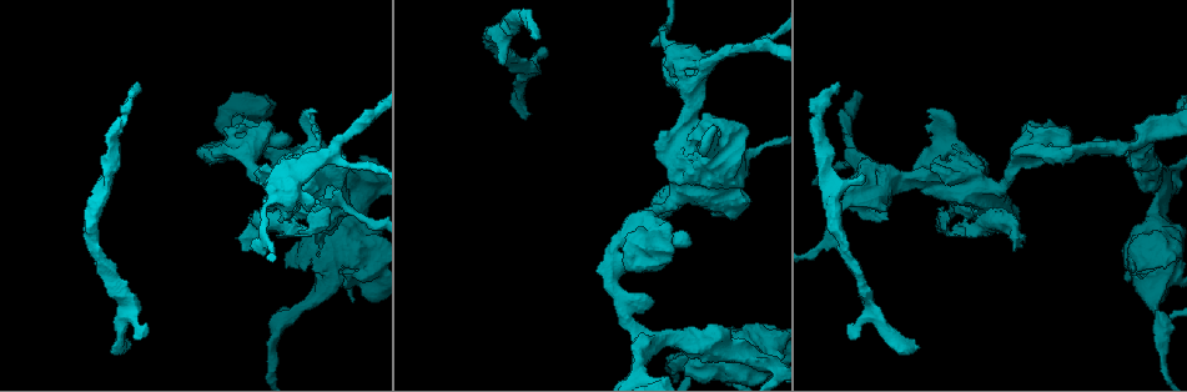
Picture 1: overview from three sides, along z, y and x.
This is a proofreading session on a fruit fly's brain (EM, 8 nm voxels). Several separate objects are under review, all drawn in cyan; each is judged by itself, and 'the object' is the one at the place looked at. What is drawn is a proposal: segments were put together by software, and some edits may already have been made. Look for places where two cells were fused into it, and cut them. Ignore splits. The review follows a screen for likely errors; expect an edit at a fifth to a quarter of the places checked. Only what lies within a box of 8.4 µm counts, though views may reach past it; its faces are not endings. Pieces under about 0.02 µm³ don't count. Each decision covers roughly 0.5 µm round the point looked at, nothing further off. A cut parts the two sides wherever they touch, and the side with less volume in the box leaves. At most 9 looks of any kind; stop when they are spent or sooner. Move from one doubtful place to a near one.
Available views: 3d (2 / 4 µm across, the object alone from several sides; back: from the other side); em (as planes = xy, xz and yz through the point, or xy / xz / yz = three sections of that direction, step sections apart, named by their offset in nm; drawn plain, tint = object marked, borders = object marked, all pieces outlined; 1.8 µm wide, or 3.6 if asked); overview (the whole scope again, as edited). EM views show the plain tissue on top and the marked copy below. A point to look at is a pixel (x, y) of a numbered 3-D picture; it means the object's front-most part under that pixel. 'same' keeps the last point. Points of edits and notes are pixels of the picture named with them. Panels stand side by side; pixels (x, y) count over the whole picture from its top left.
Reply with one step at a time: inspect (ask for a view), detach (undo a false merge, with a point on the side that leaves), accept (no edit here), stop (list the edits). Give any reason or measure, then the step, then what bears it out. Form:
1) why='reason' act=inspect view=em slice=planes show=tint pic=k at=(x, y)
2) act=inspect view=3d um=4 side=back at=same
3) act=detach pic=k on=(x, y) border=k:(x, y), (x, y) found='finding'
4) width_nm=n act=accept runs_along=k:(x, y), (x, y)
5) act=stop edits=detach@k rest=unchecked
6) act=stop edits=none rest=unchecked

why='sudden change in width' act=inspect view=em slice=yz step=16 show=tint pic=1 at=(741, 177)

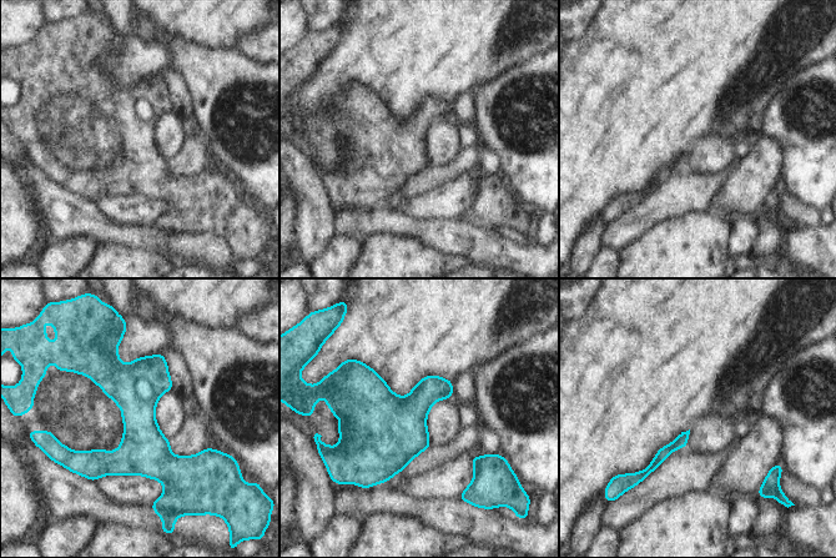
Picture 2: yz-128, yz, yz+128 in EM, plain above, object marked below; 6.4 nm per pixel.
act=accept runs_along=2:(111, 352), (169, 484) found='continuous, no second cell'

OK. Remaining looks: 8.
why='closes a loop' act=inspect view=3d um=2 pic=1 at=(321, 285)

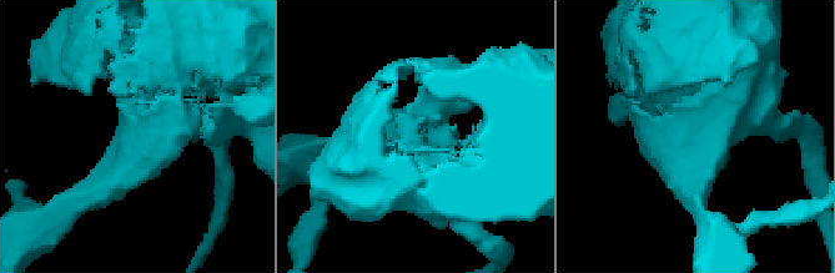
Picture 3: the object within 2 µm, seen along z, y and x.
why='shape alone is not enough' act=inspect view=em slice=planes show=tint pic=3 at=(695, 137)

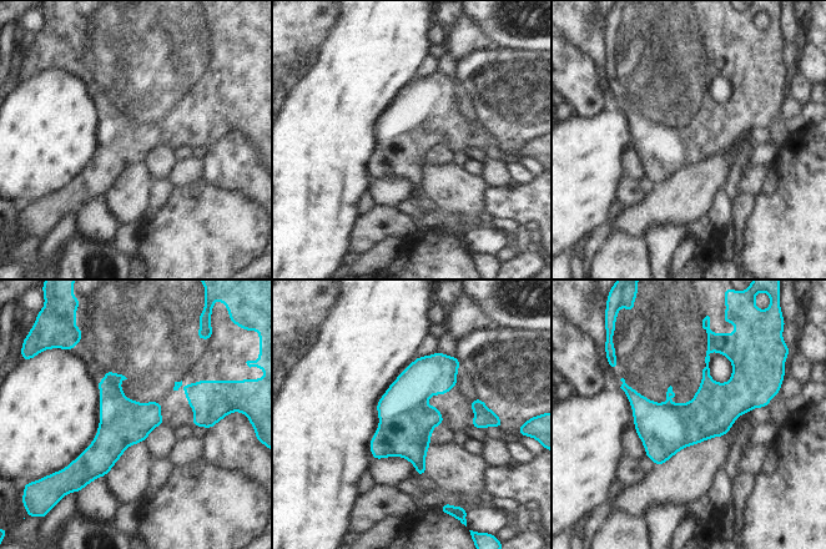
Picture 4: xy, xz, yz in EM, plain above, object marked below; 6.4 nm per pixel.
act=accept found='one cell here'

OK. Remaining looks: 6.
why='arms run side by side' act=inspect view=3d um=4 side=back pic=1 at=(1160, 194)

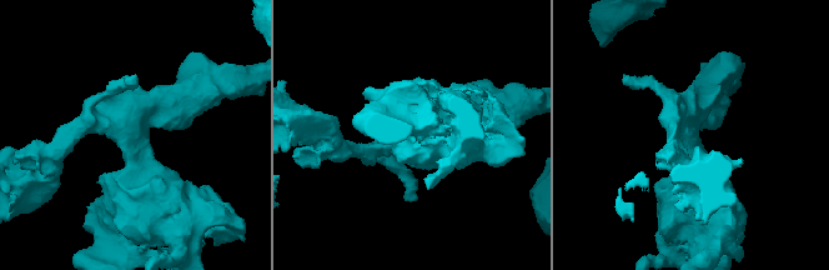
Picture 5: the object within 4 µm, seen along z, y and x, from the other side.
why='now the EM' act=inspect view=em slice=planes show=tint pic=5 at=(689, 134)

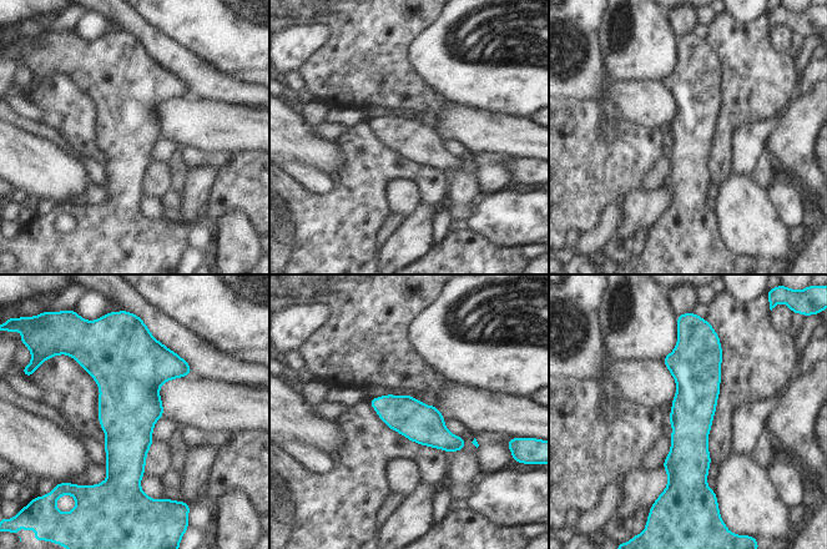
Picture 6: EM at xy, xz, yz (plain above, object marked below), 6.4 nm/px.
act=accept found='continuous, no second cell'

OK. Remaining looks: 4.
why='three arms meet' act=inspect view=em slice=planes show=borders pic=1 at=(211, 149)

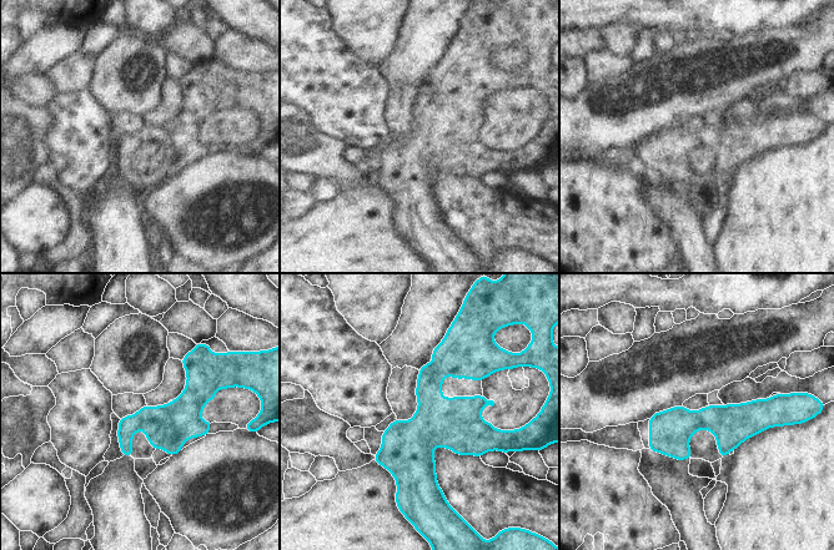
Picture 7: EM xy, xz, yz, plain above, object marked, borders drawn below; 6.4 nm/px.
act=accept found='one cell here'

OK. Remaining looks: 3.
act=stop edits=none rest=unchecked

